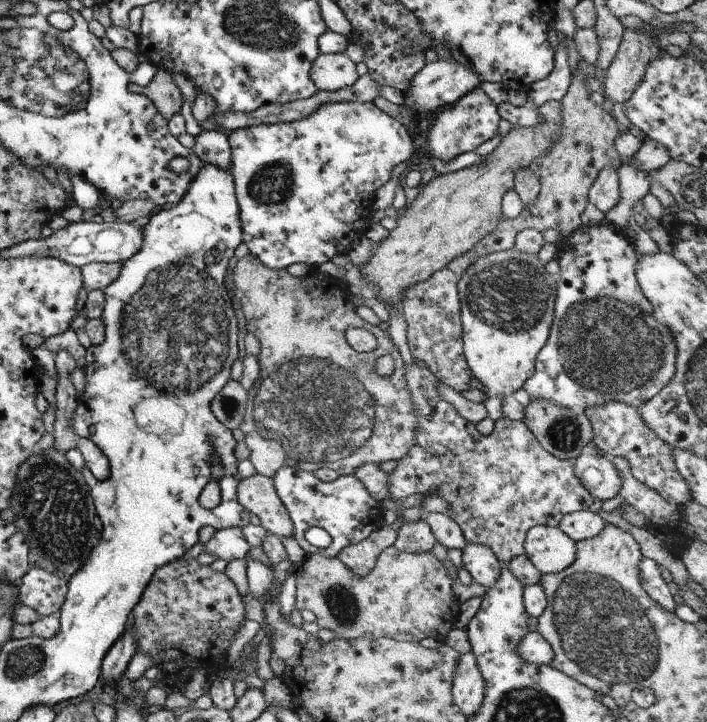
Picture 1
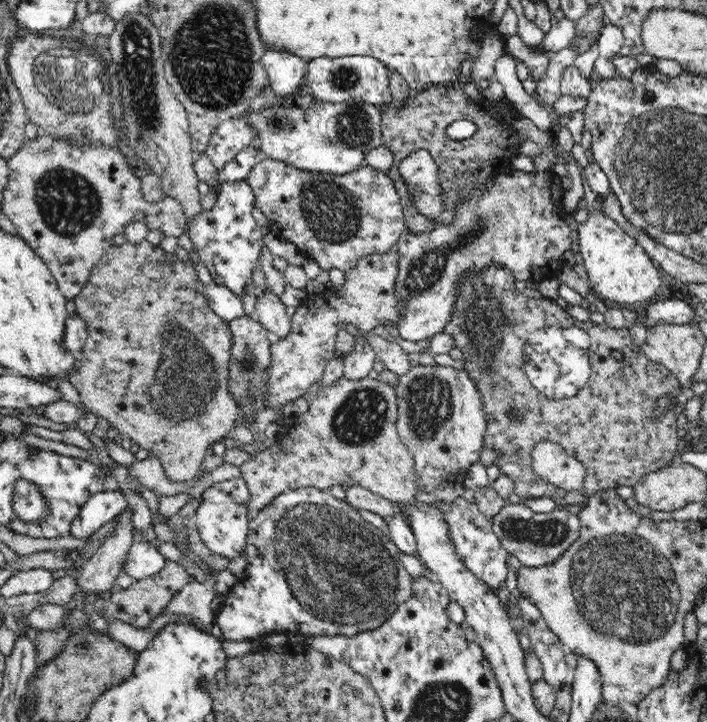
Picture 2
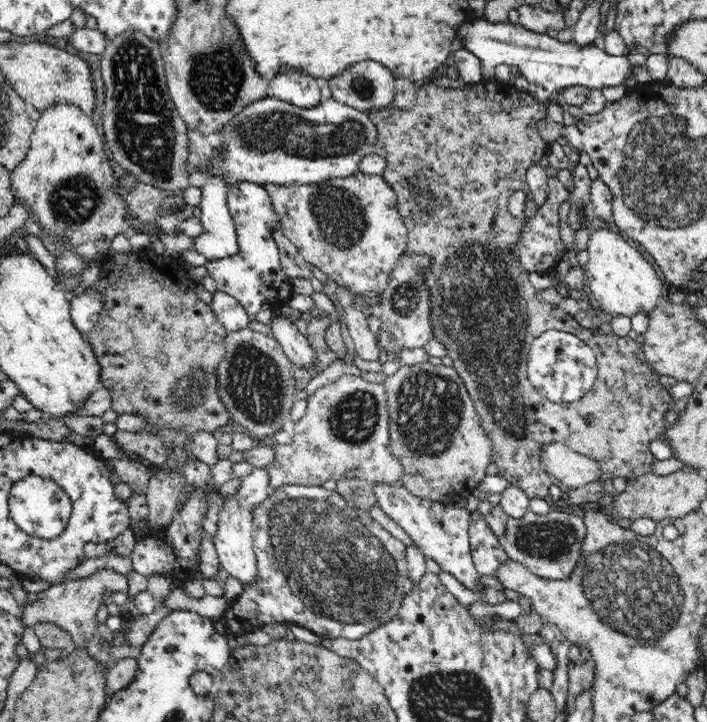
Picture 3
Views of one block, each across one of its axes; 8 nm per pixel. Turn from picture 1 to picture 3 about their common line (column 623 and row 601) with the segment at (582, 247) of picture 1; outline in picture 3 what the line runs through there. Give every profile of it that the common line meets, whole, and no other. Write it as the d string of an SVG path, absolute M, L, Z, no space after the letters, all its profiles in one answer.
M286 484L271 493L264 502L256 505L251 513L252 518L254 518L251 534L254 534L253 547L257 556L256 565L258 565L258 584L256 585L260 585L260 588L250 588L250 604L242 606L242 614L238 614L238 618L224 617L224 623L229 626L228 632L238 635L243 633L249 634L252 631L259 630L264 624L286 622L303 626L316 634L330 639L347 638L348 640L356 640L392 620L398 614L404 597L413 588L413 582L408 576L408 559L406 559L405 555L406 545L389 531L386 531L382 524L378 523L370 515L369 509L358 509L349 505L336 491L328 492L328 490L324 490L321 486Z

